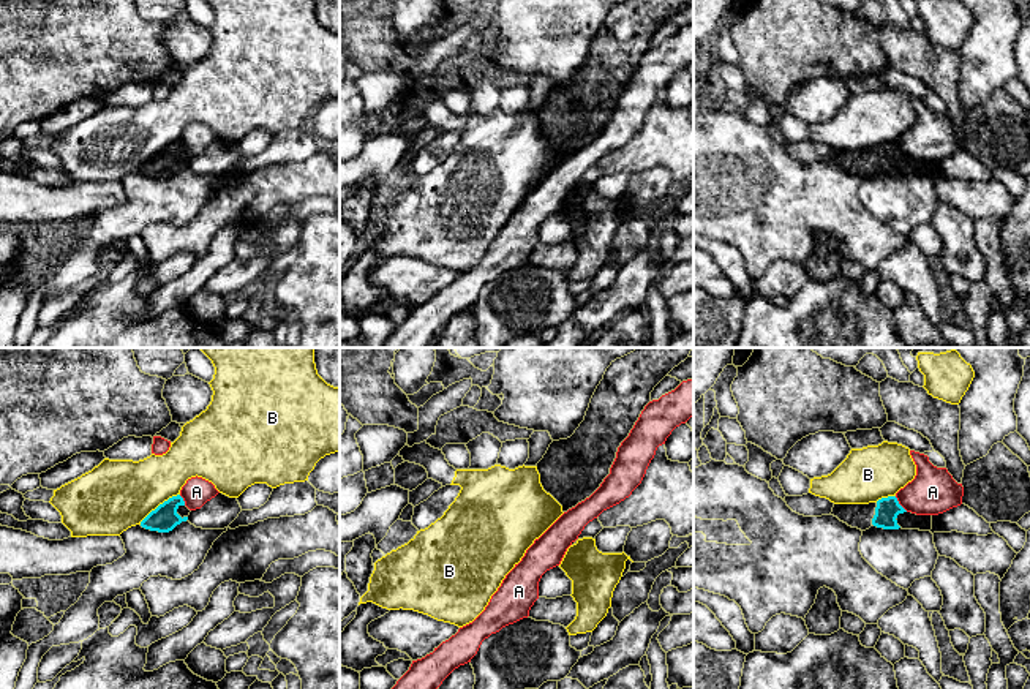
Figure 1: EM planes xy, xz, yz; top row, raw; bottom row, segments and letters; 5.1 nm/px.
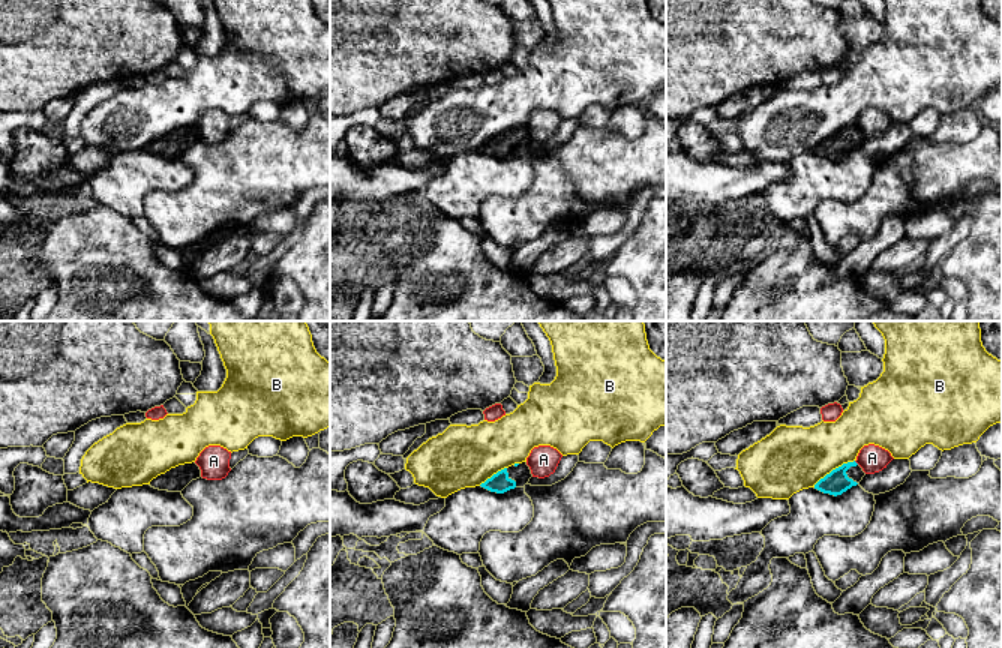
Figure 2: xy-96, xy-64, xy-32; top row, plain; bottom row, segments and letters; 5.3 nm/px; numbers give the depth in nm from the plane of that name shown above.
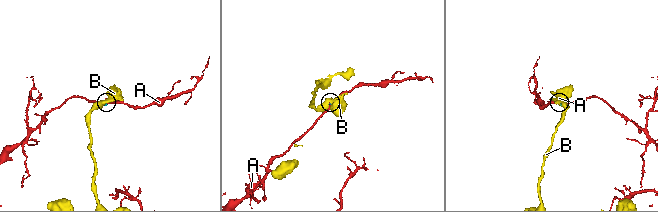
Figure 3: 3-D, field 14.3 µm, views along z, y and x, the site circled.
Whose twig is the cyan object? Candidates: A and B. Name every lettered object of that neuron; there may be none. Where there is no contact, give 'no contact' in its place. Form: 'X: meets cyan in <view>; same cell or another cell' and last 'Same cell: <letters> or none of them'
A: meets cyan in yz; another cell
B: meets cyan in xy; another cell
Same cell: none of them

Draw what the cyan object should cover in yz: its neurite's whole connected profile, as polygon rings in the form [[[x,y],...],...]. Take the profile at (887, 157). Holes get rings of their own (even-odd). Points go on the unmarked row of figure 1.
[[[896,142],[869,150],[834,150],[831,161],[861,177],[869,175],[872,171],[883,175],[932,175],[932,161],[907,158]]]

